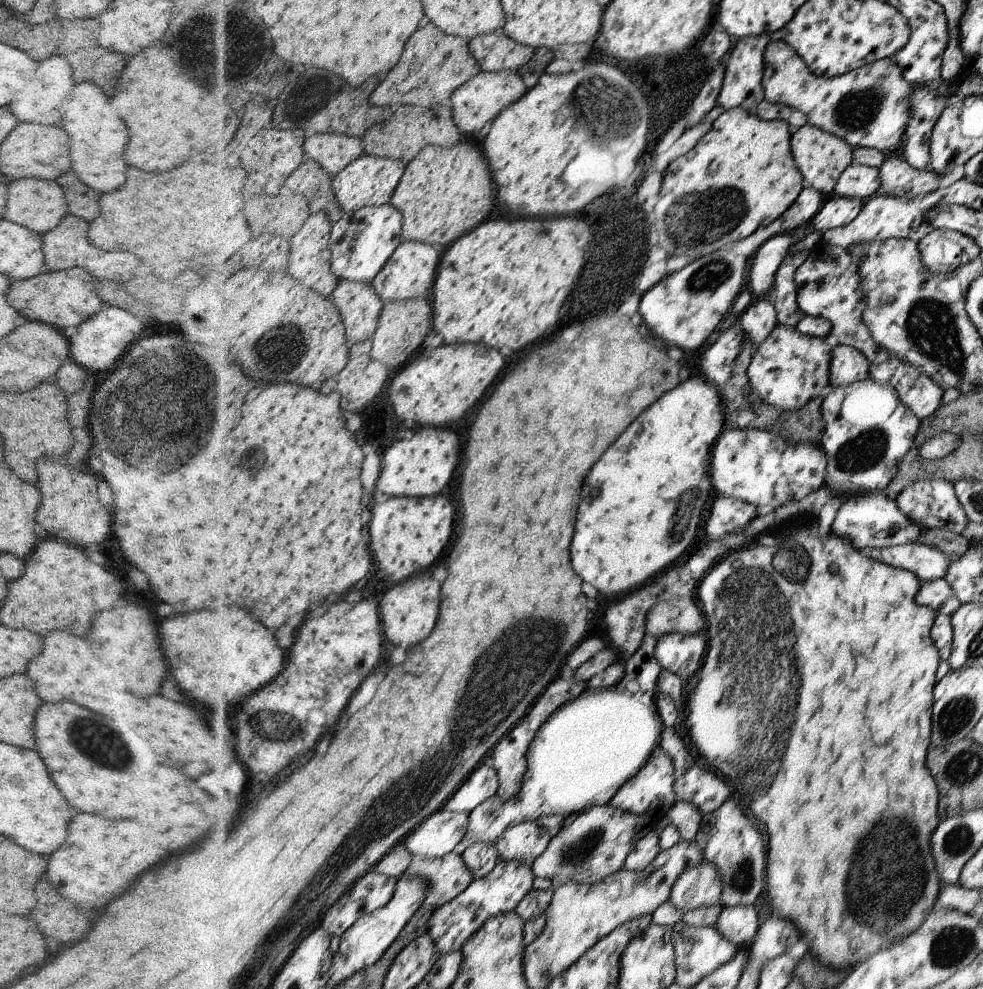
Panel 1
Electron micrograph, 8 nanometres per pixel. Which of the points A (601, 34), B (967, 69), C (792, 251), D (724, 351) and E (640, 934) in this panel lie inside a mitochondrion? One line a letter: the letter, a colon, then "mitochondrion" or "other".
A: other
B: other
C: other
D: other
E: other

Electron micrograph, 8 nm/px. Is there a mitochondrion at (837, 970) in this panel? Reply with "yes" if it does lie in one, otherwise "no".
no

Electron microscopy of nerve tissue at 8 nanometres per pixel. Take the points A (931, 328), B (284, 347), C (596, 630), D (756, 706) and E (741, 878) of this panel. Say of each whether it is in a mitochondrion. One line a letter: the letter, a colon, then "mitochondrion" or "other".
A: mitochondrion
B: mitochondrion
C: other
D: mitochondrion
E: mitochondrion

